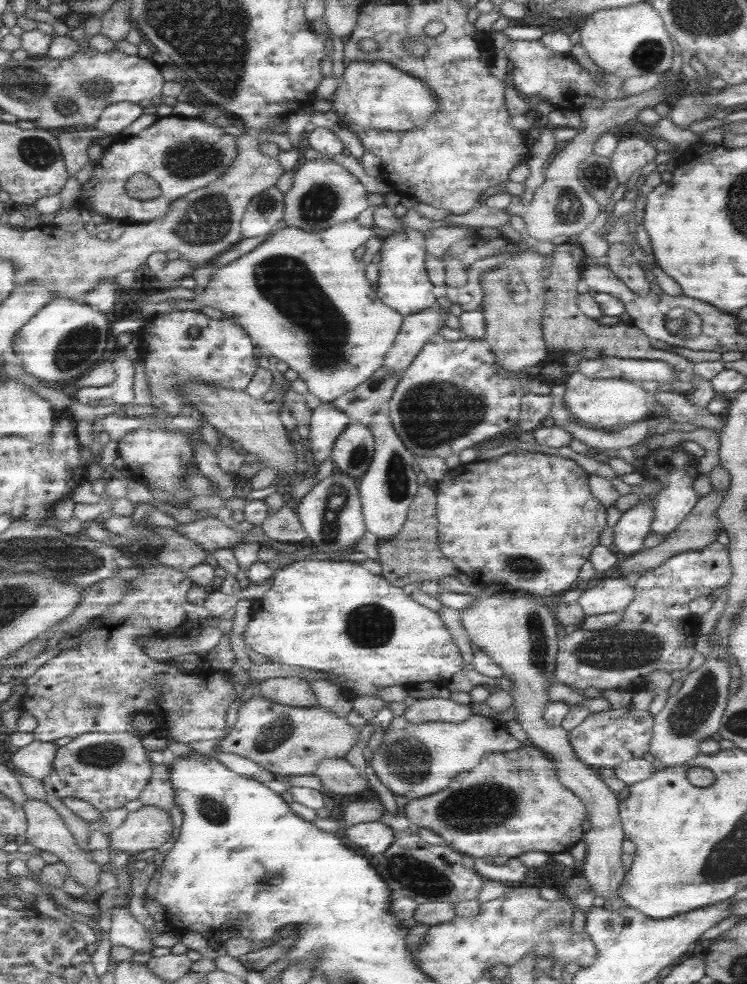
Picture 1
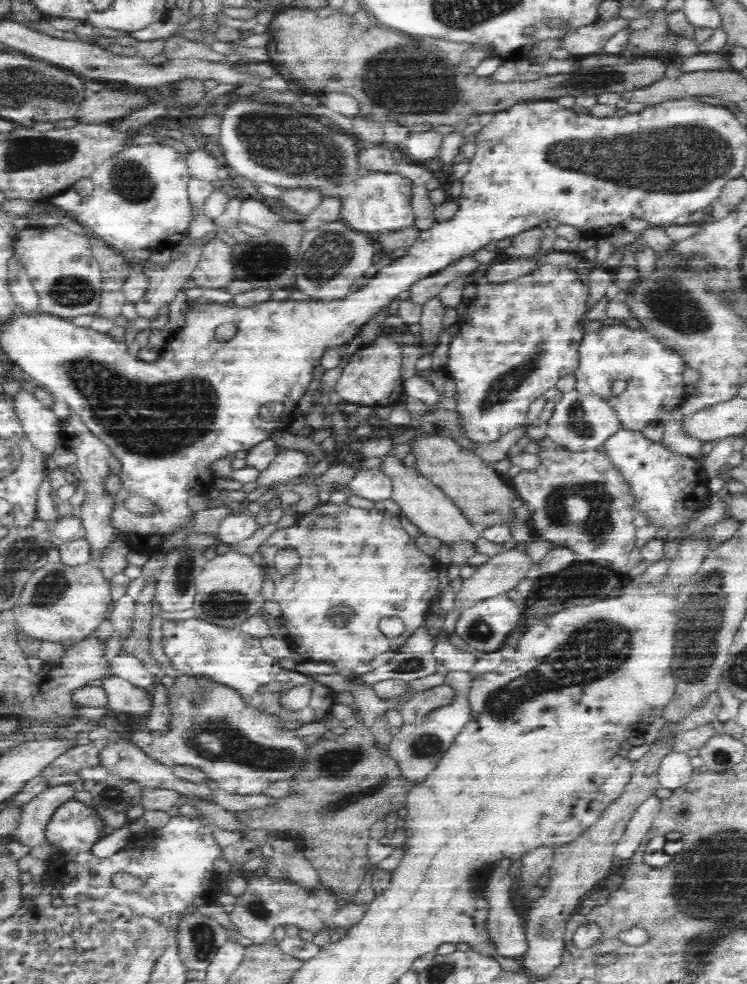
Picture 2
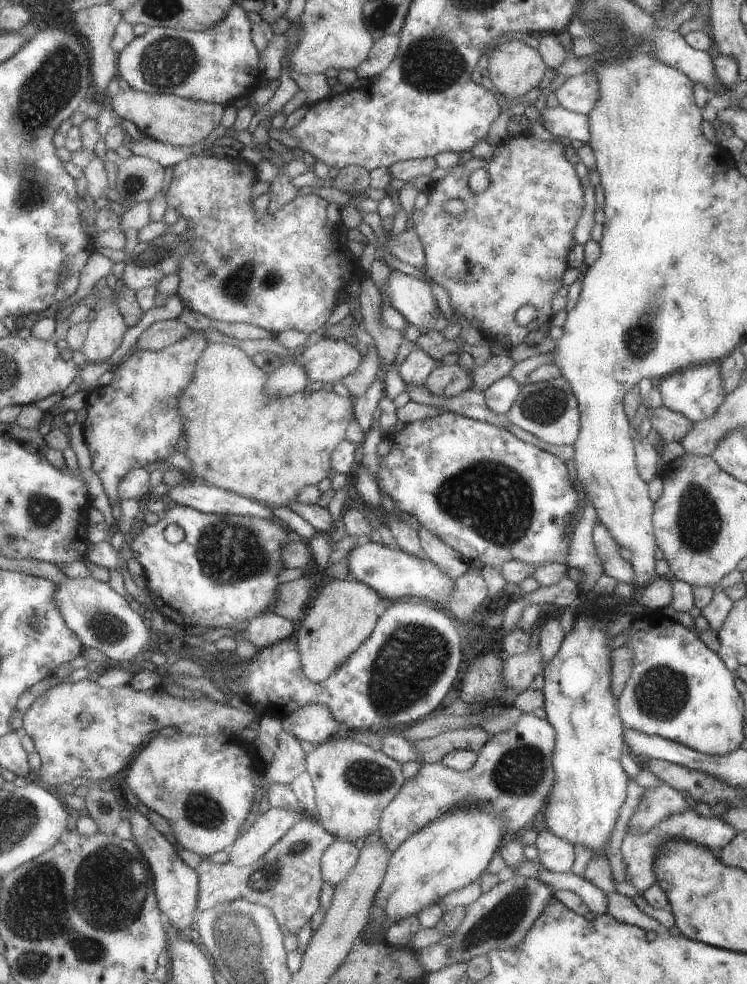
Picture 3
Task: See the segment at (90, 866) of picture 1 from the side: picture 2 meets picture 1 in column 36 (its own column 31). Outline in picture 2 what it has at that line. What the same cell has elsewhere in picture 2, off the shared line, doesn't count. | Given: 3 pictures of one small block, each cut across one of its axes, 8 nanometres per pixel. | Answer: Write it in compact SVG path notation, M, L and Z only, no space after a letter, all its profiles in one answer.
M70 784L46 787L36 798L23 806L20 826L16 828L16 840L30 849L48 844L45 826L56 808L74 798L74 794L76 790Z

